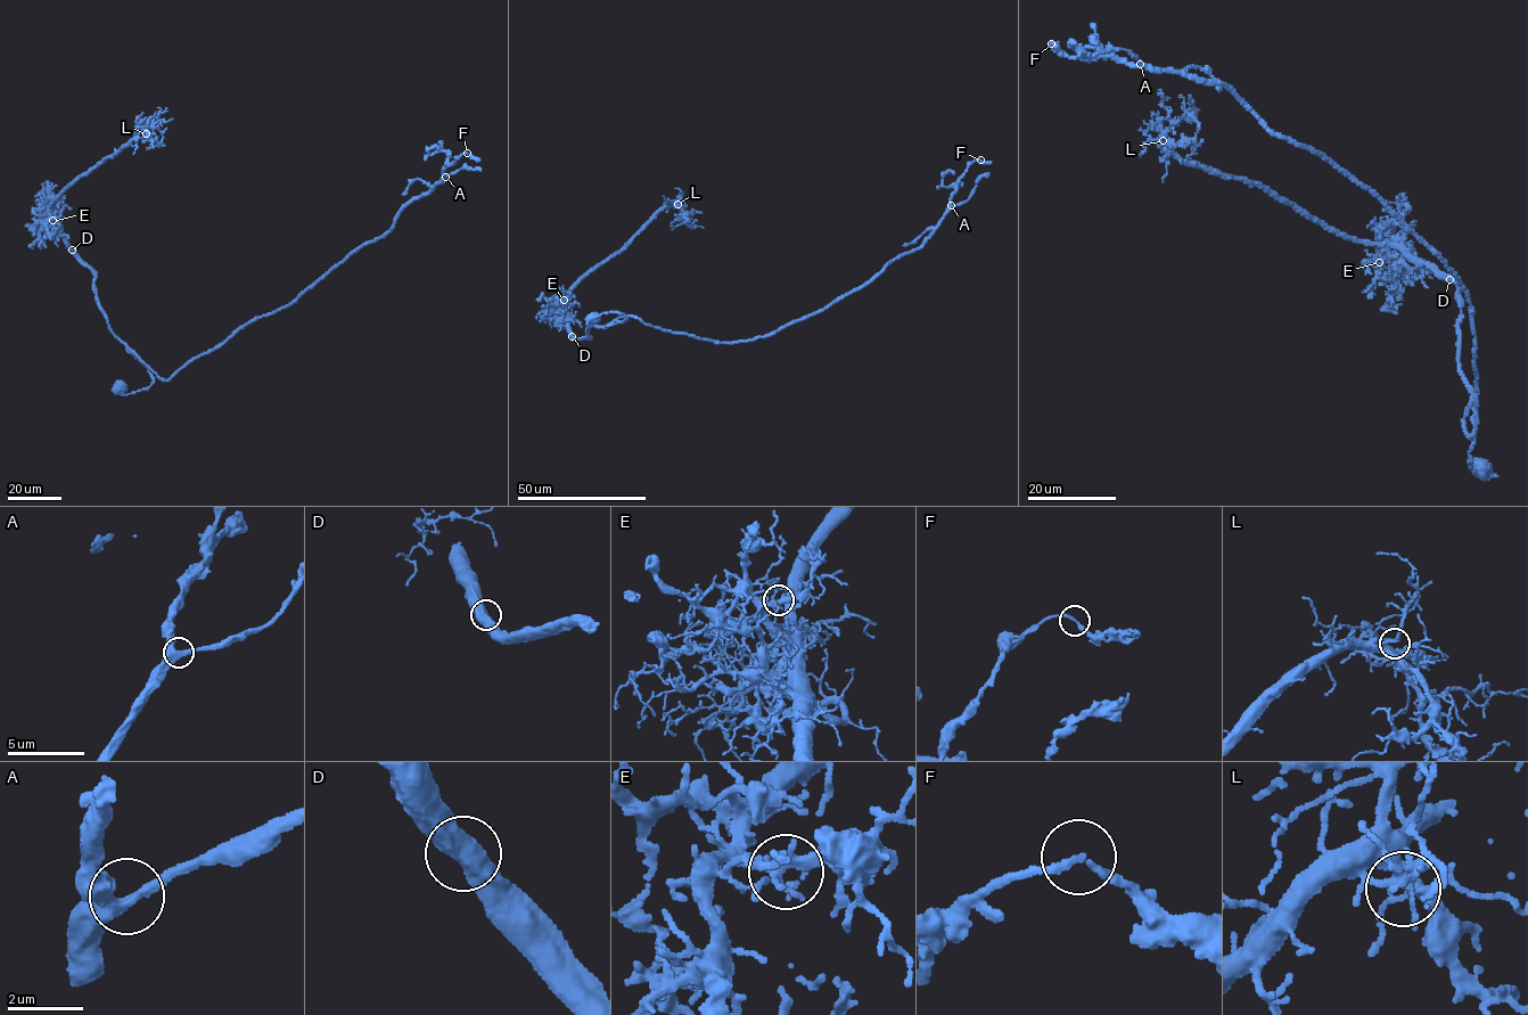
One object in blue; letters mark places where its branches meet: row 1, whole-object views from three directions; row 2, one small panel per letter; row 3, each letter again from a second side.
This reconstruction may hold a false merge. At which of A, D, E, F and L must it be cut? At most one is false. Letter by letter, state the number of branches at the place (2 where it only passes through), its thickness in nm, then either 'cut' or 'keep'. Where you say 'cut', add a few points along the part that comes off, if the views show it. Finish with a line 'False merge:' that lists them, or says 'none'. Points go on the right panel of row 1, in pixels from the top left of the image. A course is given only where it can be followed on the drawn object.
A: 3 | 380 nm | keep
D: 2 | 600 nm | keep
E: 2 | 360 nm | keep
F: 2 | 180 nm | keep
L: 3 | 170 nm | keep
False merge: none

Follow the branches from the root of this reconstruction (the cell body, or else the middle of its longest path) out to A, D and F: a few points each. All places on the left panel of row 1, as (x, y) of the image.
A: (120, 387), (126, 395), (153, 382), (125, 346), (167, 379), (239, 328), (294, 303), (445, 177)
D: (120, 387), (123, 394), (134, 393), (147, 389), (153, 377), (112, 332), (98, 302), (95, 273), (72, 250)
F: (120, 387), (126, 395), (153, 382), (125, 346), (167, 379), (384, 236), (467, 153)

